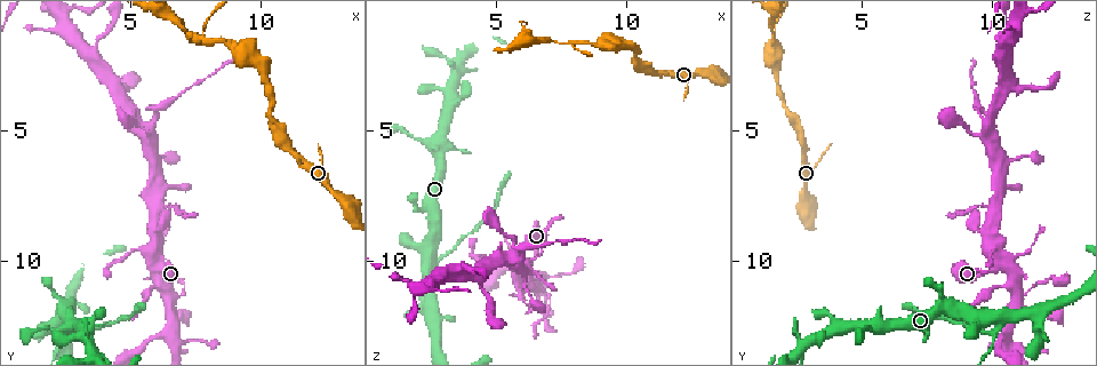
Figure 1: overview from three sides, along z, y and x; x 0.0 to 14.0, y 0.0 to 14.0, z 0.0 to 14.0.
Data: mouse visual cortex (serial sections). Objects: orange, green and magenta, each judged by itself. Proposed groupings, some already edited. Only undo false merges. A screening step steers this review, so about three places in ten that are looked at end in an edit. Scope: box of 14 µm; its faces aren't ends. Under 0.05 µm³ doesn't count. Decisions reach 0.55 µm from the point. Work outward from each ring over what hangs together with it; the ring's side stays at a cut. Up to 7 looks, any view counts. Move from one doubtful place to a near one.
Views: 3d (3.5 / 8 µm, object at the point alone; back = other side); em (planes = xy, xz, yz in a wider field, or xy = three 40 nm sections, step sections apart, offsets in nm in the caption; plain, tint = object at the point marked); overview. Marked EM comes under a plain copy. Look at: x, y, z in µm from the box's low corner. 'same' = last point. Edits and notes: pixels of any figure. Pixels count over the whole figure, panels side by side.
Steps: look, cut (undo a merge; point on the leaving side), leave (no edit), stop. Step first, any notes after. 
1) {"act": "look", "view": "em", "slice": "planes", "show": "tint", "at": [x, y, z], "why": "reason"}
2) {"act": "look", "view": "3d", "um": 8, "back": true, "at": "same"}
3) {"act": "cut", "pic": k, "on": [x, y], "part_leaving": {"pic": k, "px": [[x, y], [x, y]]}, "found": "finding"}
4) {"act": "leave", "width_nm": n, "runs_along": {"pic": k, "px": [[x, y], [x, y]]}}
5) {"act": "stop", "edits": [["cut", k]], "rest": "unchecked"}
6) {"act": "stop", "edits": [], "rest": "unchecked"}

{"act": "look", "view": "3d", "um": 3.5, "at": [7.9, 1.4, 1.7], "why": "thin neck"}

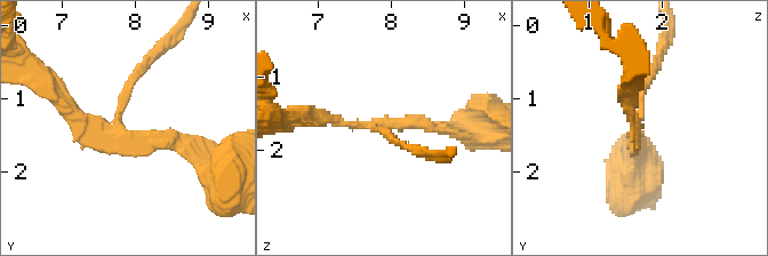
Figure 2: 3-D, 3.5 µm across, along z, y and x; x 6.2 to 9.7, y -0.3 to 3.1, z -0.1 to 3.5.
{"act": "look", "view": "em", "slice": "xy", "step": 2, "show": "tint", "at": [7.90, 1.50, 1.65], "arms": 3, "arm_widths_nm": [150, 150, 150]}

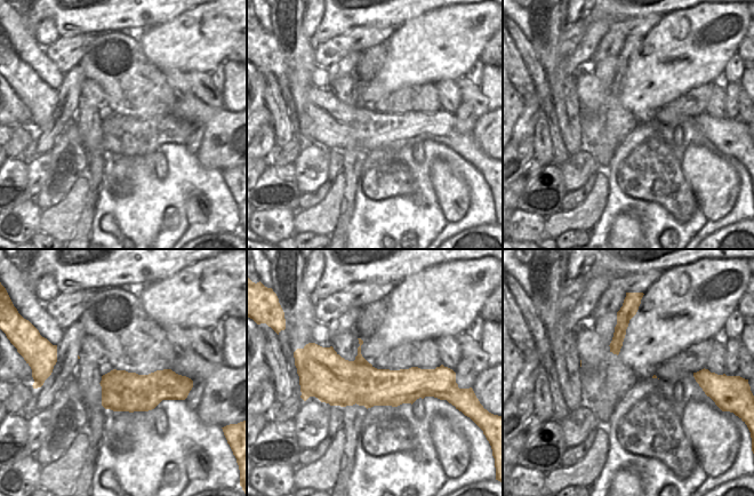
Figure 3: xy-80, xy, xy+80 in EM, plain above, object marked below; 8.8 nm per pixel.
{"act": "leave", "runs_along": {"pic": 2, "px": [[198, 146], [106, 136], [57, 97]]}, "found": "continuous, no second cell"}

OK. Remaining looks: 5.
{"act": "look", "view": "3d", "um": 3.5, "back": true, "at": [5.6, 5.3, 9.8], "why": "narrows sharply"}

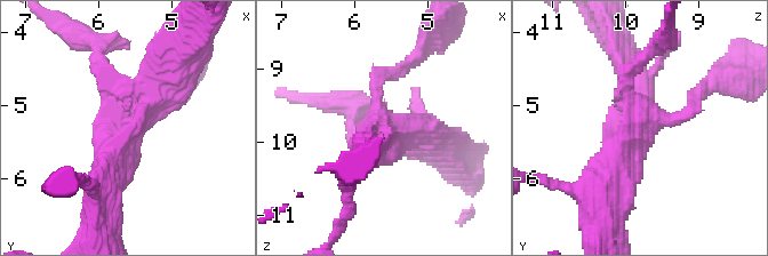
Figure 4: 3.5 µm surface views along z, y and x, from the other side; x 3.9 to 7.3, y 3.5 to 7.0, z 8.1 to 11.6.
{"act": "look", "view": "em", "slice": "planes", "show": "tint", "at": [5.60, 5.35, 9.80], "arms": 4, "arm_widths_nm": [150, 200, 450, 450]}

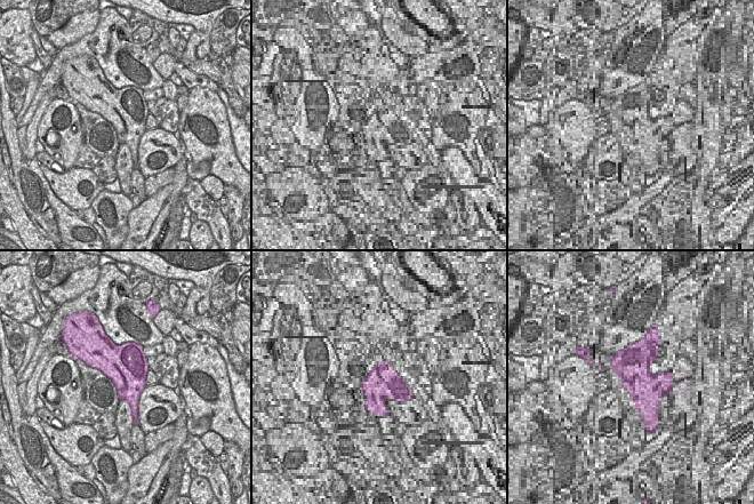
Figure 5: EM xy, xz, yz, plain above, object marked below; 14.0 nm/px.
{"act": "leave", "width_nm": 600, "runs_along": {"pic": 4, "px": [[104, 191], [121, 132], [174, 69]]}, "found": "all the same cell"}

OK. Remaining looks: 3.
{"act": "look", "view": "3d", "um": 3.5, "at": [6.0, 10.8, 10.7], "why": "thick turns thin"}

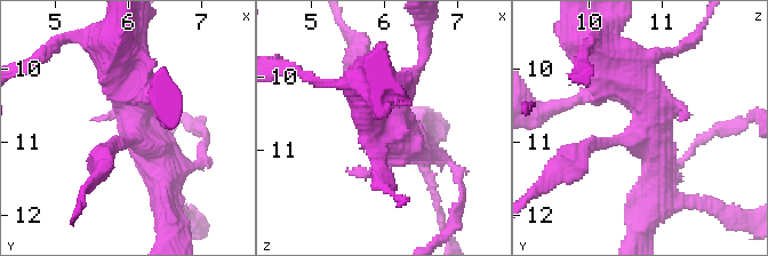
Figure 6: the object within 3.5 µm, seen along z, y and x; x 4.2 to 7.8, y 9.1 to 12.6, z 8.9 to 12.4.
{"act": "look", "view": "em", "slice": "xy", "step": 2, "show": "tint", "at": [6.05, 10.80, 10.70], "why": "need the tissue"}

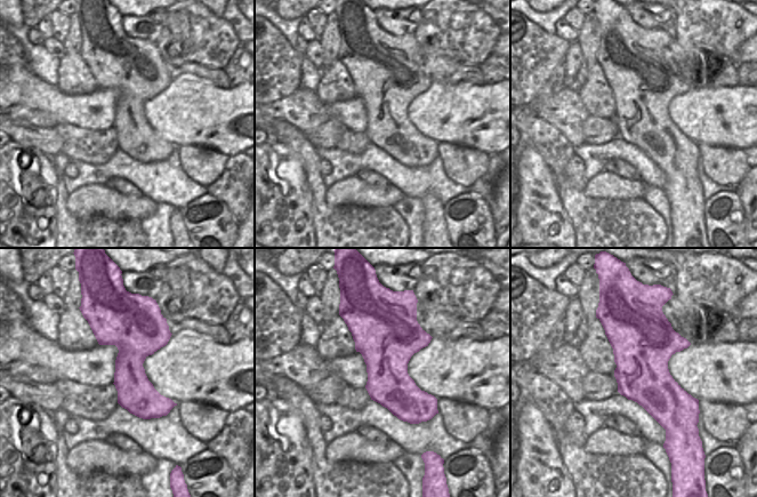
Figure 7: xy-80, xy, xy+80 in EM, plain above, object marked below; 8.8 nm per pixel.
{"act": "look", "view": "em", "slice": "xy", "step": 3, "show": "tint", "at": "same", "why": "another direction"}

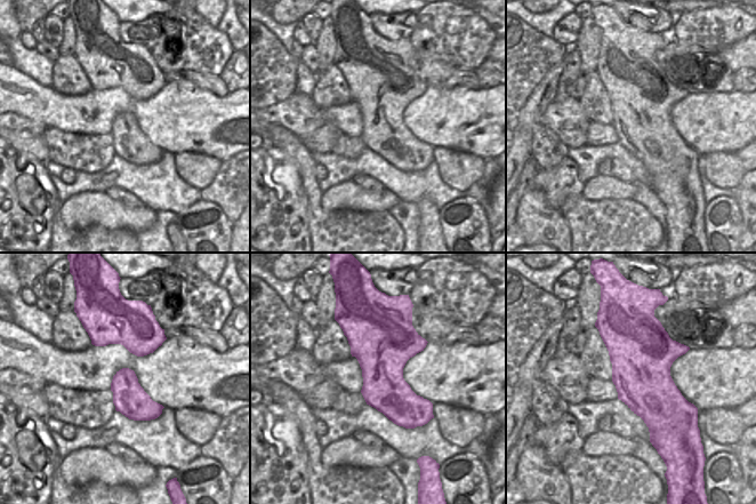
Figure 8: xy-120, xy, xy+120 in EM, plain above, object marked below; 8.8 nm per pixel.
{"act": "leave", "runs_along": {"pic": 6, "px": [[607, 84], [654, 109], [660, 185]]}, "found": "all the same cell"}

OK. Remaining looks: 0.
{"act": "stop", "edits": [], "rest": "unchecked"}

